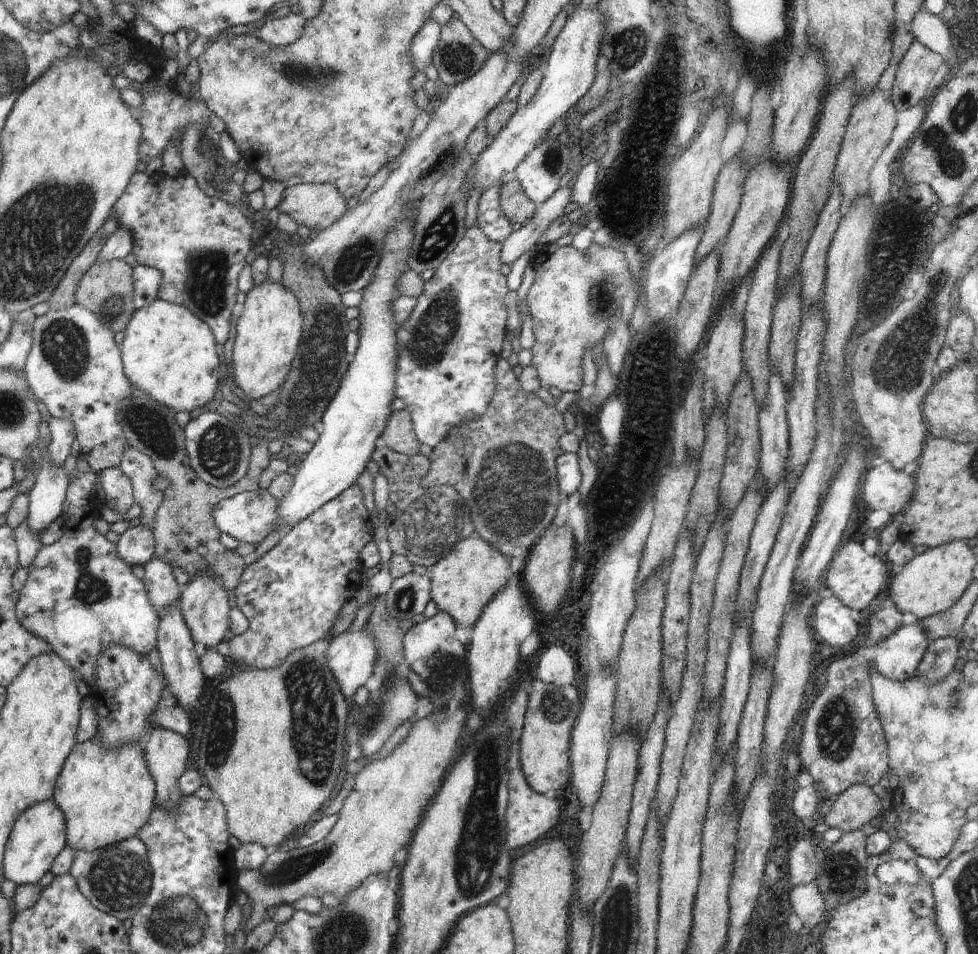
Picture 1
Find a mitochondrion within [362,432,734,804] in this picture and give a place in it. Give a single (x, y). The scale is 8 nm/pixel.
(428, 531)

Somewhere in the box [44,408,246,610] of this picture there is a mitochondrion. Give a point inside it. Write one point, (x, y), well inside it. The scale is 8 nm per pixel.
(89, 589)

